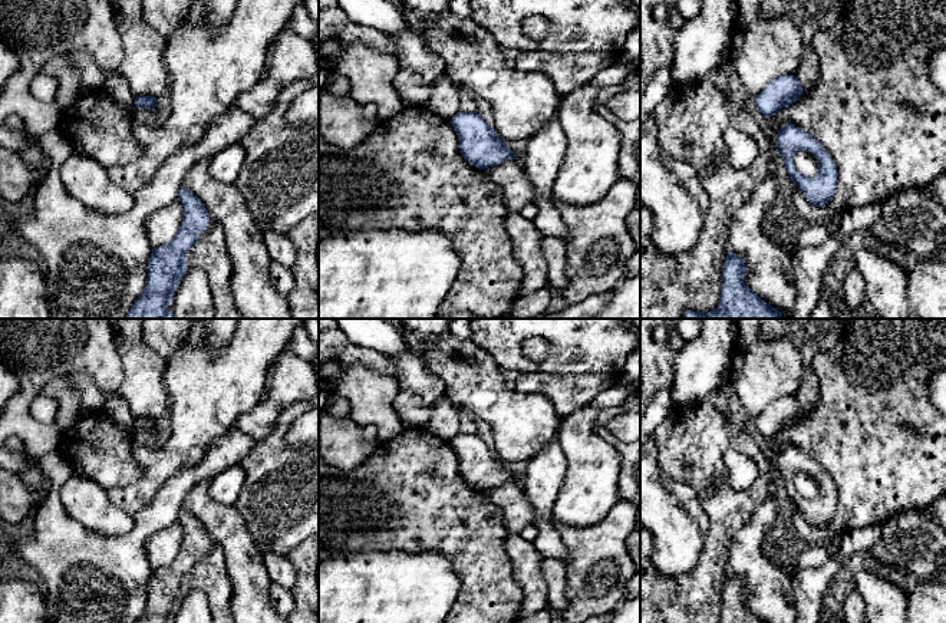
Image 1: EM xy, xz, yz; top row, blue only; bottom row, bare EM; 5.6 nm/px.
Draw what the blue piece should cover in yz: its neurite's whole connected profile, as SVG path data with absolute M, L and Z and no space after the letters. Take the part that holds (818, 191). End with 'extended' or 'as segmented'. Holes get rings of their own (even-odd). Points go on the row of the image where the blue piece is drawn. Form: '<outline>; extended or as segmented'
M787 122L779 131L775 144L784 159L784 167L791 181L801 189L805 198L815 207L824 207L835 194L837 168L827 149L810 134ZM798 151L811 152L818 162L818 174L808 178L798 172L794 156Z; as segmented

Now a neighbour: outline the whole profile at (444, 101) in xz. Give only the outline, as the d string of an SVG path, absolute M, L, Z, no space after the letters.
M442 73L432 86L426 109L442 119L451 121L459 112L459 96L456 88Z

